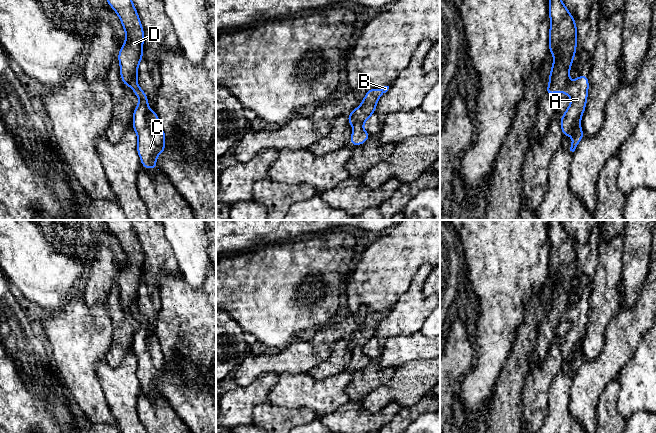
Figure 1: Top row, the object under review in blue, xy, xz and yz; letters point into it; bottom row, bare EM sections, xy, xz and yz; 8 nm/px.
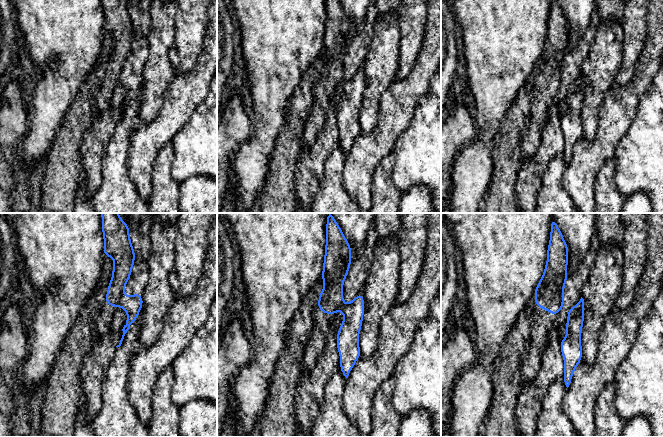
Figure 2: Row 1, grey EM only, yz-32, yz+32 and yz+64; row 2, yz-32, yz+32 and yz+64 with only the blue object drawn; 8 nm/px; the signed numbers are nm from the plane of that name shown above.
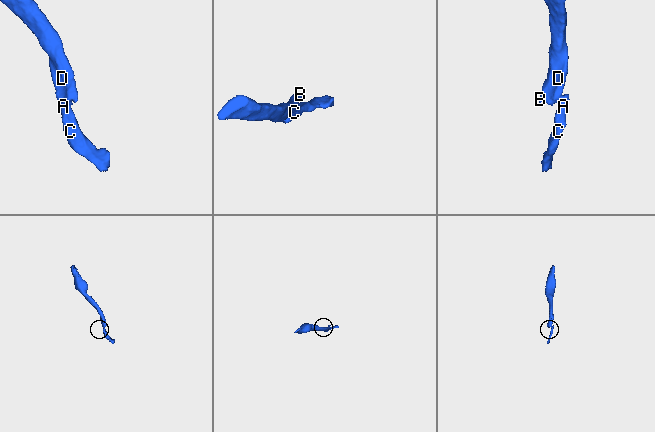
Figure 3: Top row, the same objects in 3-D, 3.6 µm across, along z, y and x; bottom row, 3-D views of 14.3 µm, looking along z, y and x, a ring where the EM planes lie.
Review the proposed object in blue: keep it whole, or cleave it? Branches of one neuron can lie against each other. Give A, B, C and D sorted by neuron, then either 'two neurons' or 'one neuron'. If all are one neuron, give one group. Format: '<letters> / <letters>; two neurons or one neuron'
A C / B D; two neurons

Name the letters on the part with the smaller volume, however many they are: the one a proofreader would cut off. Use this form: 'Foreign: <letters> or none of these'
Foreign: A, C

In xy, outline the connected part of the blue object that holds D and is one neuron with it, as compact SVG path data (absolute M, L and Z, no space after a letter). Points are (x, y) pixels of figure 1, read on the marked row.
M107 0L110 7L118 15L123 29L126 33L125 43L121 46L118 53L118 62L120 65L120 76L124 85L131 87L137 84L138 66L143 59L144 29L141 24L138 12L132 0Z

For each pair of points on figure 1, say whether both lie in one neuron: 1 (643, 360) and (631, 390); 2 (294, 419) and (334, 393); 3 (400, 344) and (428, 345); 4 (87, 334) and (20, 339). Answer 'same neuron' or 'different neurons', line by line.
1: same neuron
2: different neurons
3: same neuron
4: different neurons

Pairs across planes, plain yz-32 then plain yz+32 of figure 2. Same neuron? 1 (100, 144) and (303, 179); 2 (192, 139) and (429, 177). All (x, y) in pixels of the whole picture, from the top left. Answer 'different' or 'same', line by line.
1: same
2: same

